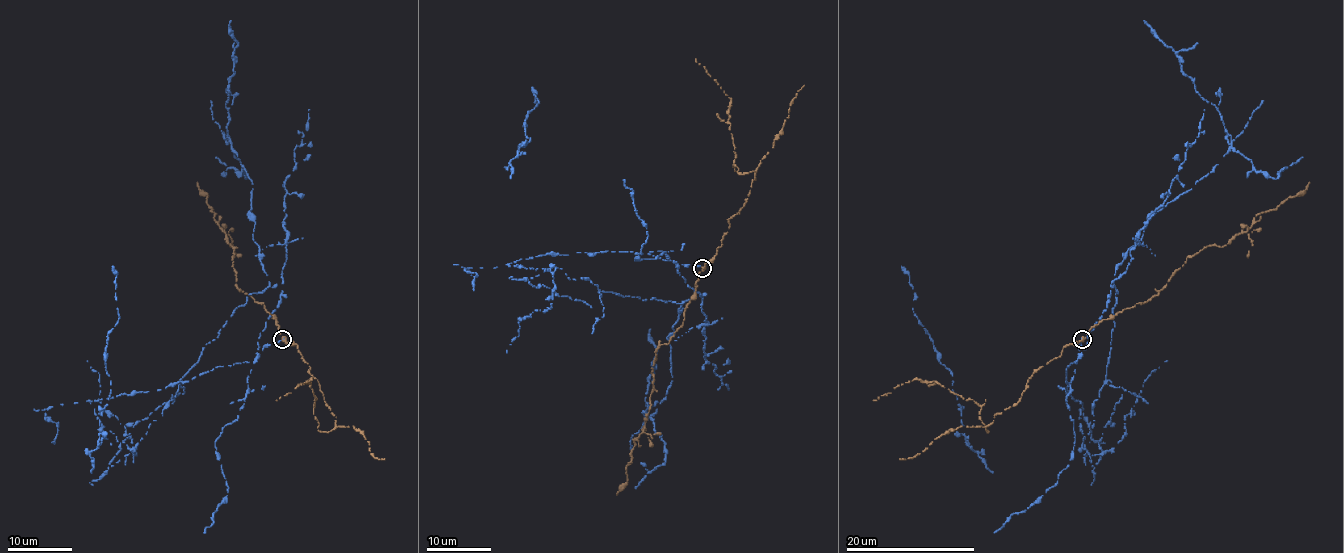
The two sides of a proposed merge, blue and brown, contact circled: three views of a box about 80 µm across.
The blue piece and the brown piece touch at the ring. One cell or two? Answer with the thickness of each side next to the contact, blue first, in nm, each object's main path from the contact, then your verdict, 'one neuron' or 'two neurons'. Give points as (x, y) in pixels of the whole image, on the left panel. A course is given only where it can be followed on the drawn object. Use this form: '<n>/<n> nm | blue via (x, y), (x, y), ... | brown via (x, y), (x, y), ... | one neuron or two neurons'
200/320 nm | blue via (283, 338), (257, 353), (281, 290), (270, 285), (252, 240), (252, 182), (226, 127), (238, 44), (231, 20) | brown via (283, 338), (297, 346), (310, 367), (336, 417), (335, 427), (318, 430), (310, 379), (276, 400) | two neurons

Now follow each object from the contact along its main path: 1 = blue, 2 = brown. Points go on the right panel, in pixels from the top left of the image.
1: (1082, 338), (1080, 353), (1108, 308), (1116, 270), (1146, 222), (1213, 170), (1230, 146), (1222, 115), (1143, 20)
2: (1082, 338), (1040, 367), (1019, 400), (998, 413), (986, 430), (982, 408), (933, 380), (901, 384), (873, 400)

